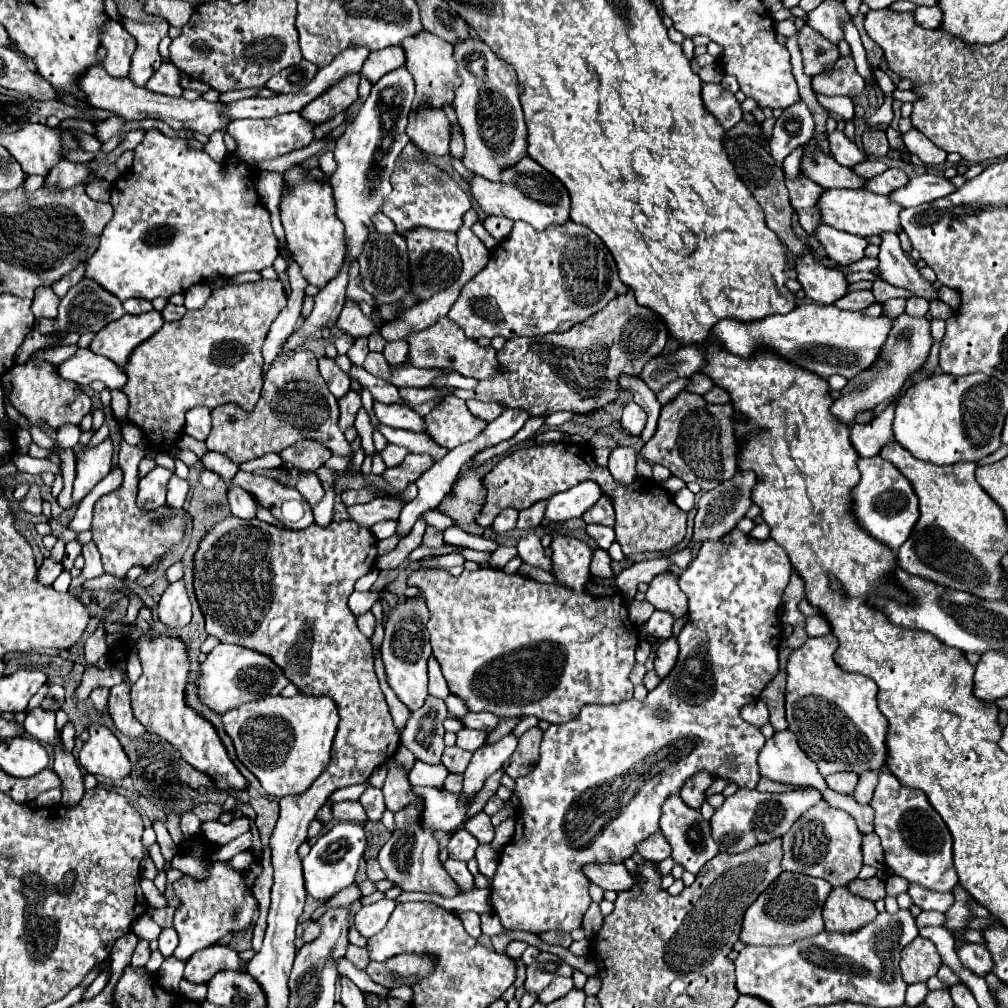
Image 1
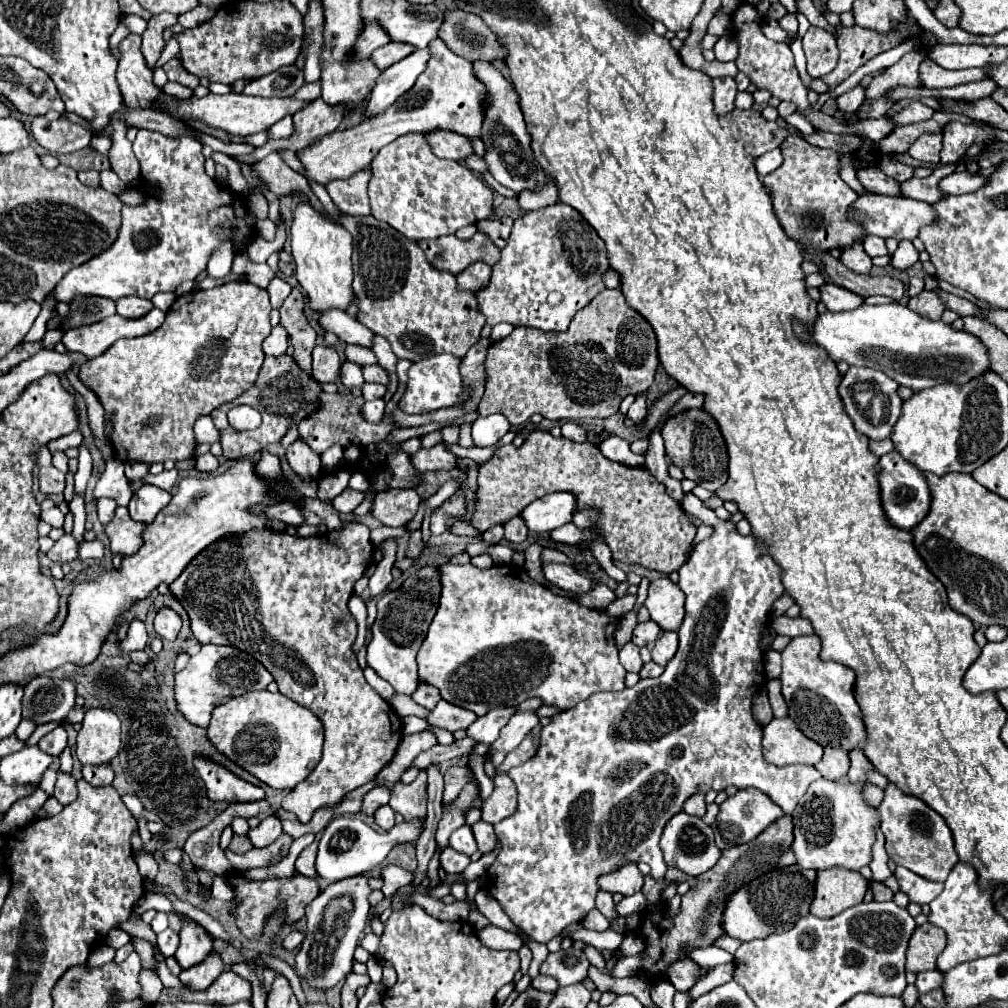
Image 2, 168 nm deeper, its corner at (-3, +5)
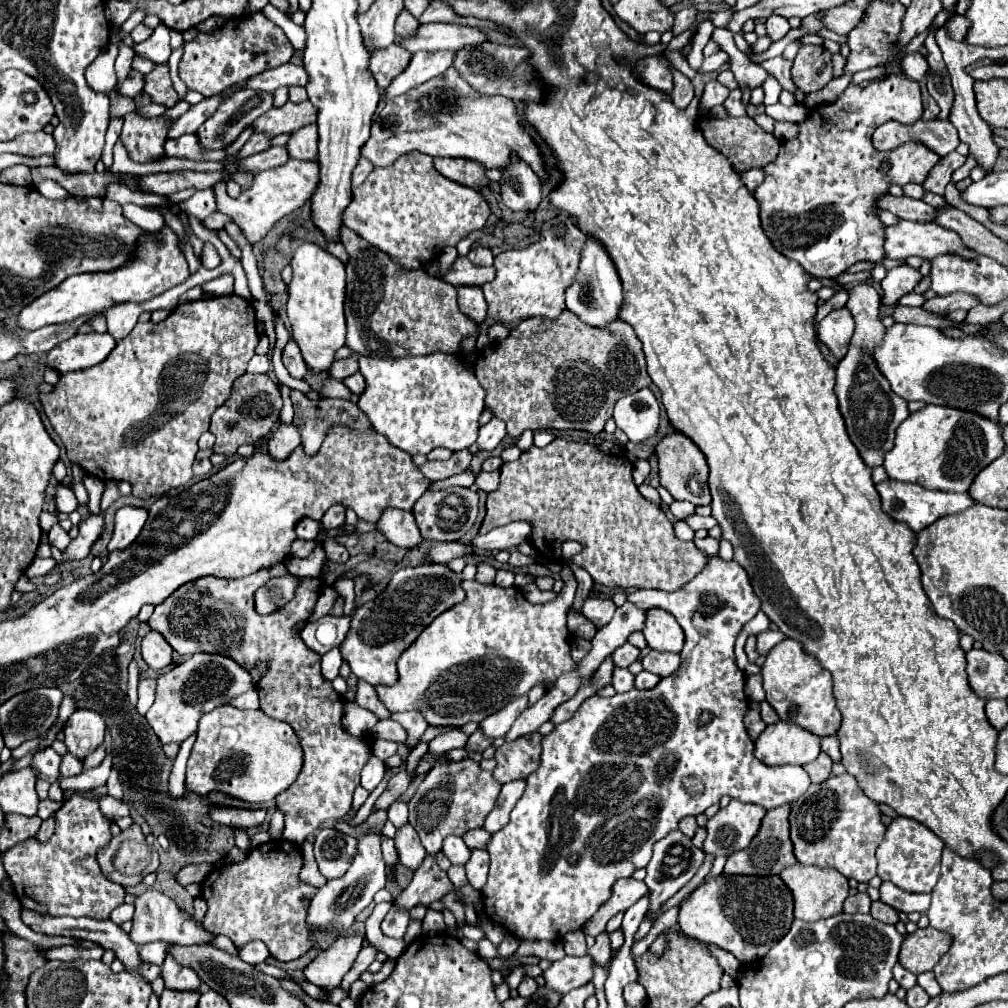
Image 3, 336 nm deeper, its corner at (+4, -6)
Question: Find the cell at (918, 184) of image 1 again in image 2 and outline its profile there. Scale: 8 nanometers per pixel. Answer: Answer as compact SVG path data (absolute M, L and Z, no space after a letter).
M961 171L961 173L953 173L953 175L945 177L945 179L941 179L939 189L941 189L945 195L973 193L973 191L977 191L979 187L985 187L985 185L987 185L987 179L989 179L989 177L971 175L971 173L967 173L967 171Z

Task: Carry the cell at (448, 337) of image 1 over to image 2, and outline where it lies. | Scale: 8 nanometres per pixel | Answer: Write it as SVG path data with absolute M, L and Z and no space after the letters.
M339 215L339 223L353 237L353 291L359 299L357 321L371 329L375 335L385 337L391 343L393 353L399 359L421 361L435 353L451 353L457 357L465 357L469 347L475 345L475 333L481 333L485 319L479 315L479 305L473 293L459 291L455 283L455 275L449 271L439 271L431 267L421 251L421 247L399 235L393 227L383 221L377 221L371 215Z

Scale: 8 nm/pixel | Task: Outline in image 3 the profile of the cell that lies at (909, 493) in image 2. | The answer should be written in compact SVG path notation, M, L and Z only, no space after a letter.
M884 480L878 486L878 494L882 498L882 510L896 522L904 522L908 524L908 528L912 532L920 532L926 526L930 526L932 522L936 522L938 518L952 514L952 512L960 512L966 510L968 506L974 504L974 500L964 492L964 494L954 494L954 492L940 492L940 490L928 490L916 484L908 484L908 482L898 482L898 480Z

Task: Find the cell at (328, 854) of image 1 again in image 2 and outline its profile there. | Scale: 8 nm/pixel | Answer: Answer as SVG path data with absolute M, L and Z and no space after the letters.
M335 815L329 825L323 831L323 837L319 841L319 853L317 853L317 873L325 881L333 883L351 875L361 875L383 863L383 859L389 855L389 851L399 843L415 843L421 831L425 829L425 821L403 821L395 825L387 833L379 833L373 827L369 827L365 821L361 821L355 815Z

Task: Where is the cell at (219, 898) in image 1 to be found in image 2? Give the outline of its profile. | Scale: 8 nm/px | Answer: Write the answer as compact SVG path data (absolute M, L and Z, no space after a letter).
M185 921L179 935L181 935L181 945L175 953L175 959L181 965L181 969L189 969L189 967L199 965L211 953L213 939L199 923Z

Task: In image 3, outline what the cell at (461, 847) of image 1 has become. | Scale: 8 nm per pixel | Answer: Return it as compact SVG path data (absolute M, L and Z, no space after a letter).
M448 836L444 840L442 852L446 854L446 858L452 864L466 864L470 858L470 848L464 844L464 840L460 836Z

